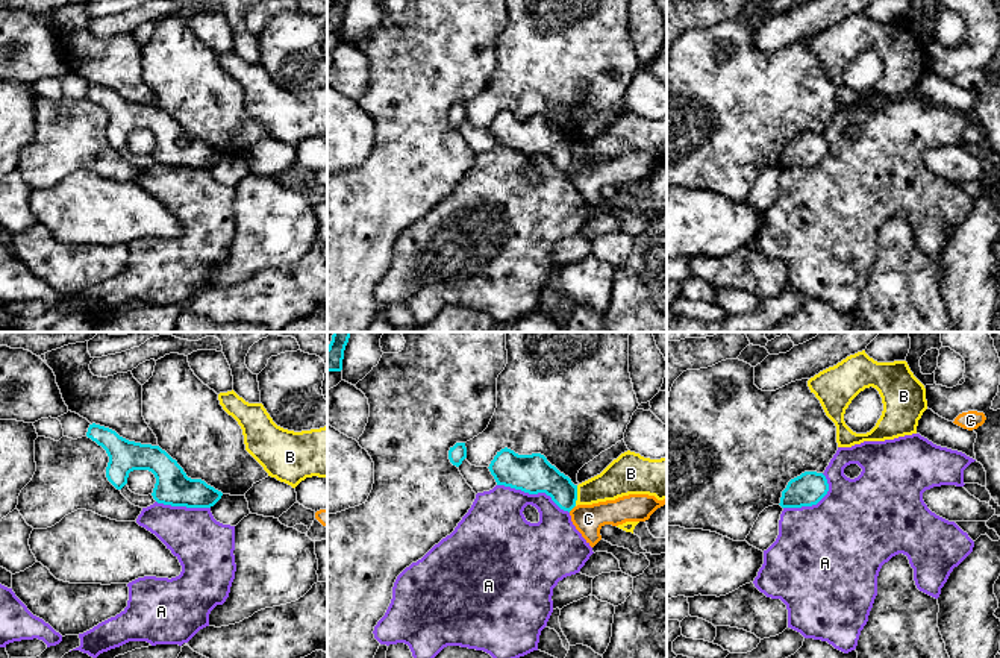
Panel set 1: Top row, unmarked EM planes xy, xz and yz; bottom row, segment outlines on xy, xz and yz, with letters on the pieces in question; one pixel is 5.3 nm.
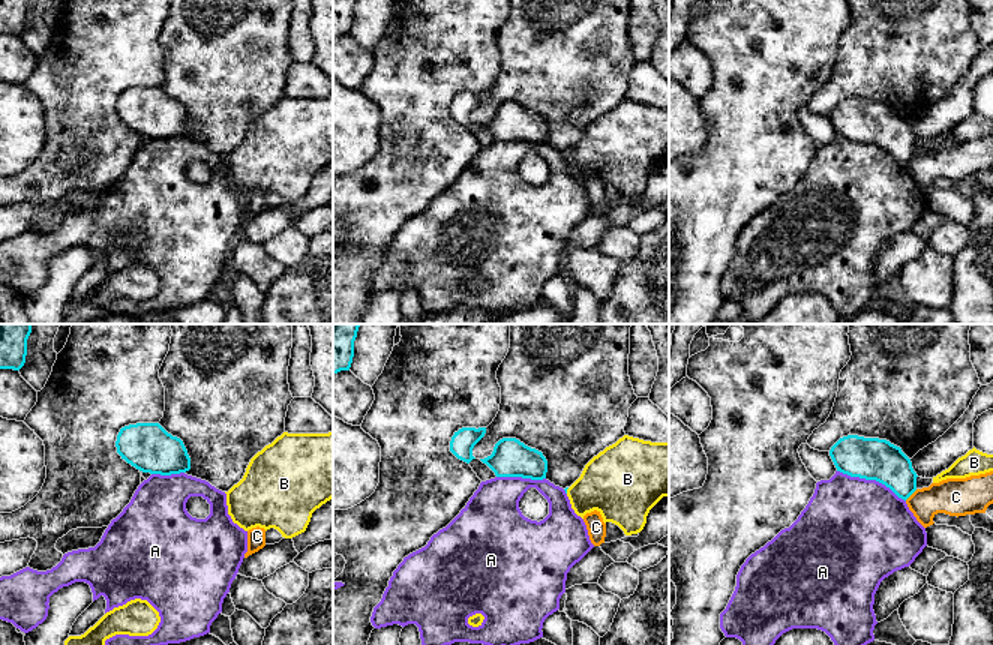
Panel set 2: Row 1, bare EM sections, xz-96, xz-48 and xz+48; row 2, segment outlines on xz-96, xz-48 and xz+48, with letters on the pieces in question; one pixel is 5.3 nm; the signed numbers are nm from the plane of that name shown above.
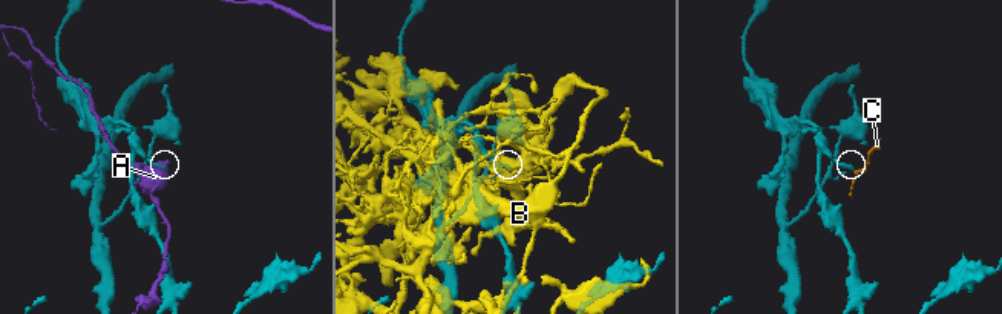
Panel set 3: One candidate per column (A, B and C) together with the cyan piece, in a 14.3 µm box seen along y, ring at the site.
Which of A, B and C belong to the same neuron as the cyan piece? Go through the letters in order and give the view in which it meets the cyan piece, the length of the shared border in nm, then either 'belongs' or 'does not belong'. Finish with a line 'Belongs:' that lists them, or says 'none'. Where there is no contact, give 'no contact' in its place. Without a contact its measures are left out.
A: meets cyan in xz; contact 420 nm long; does not belong
B: meets cyan in xz; contact 110 nm long; does not belong
C: meets cyan in xz; contact 50 nm long; does not belong
Belongs: none

